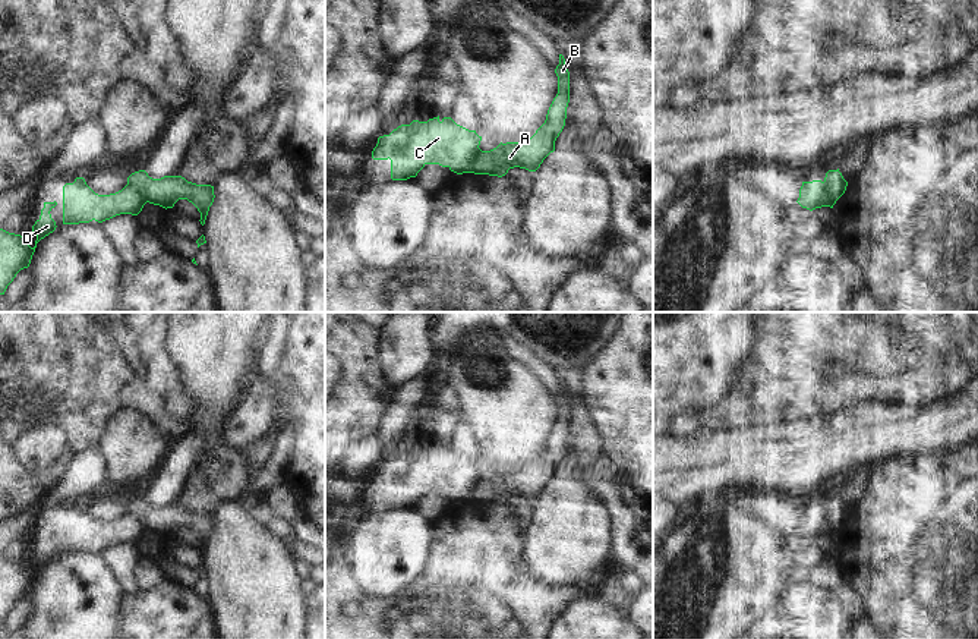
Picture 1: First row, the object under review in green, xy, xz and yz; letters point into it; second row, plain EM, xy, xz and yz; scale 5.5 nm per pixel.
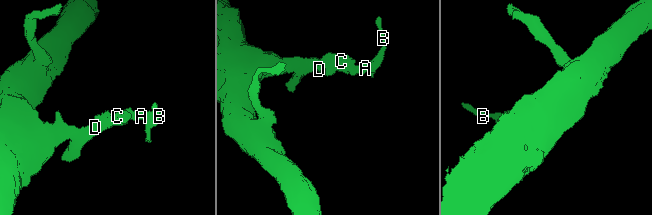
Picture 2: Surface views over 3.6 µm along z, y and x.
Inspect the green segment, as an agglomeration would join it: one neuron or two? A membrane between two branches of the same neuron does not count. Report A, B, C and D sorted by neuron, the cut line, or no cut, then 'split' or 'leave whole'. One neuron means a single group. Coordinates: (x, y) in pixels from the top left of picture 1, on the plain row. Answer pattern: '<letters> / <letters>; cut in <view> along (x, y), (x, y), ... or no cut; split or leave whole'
A B / C D; cut in xy along (128, 512), (135, 515), (147, 529); split

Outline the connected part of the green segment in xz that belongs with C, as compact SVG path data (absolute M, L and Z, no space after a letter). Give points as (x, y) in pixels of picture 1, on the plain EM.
M451 446L413 448L389 463L378 466L373 488L391 488L391 507L416 506L426 492L448 495L463 503L466 494L477 484L482 465L457 453Z

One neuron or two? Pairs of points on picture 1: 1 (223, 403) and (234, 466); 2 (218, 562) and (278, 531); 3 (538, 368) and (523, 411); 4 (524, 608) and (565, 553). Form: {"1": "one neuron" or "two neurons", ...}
{"1": "two neurons", "2": "two neurons", "3": "two neurons", "4": "two neurons"}

